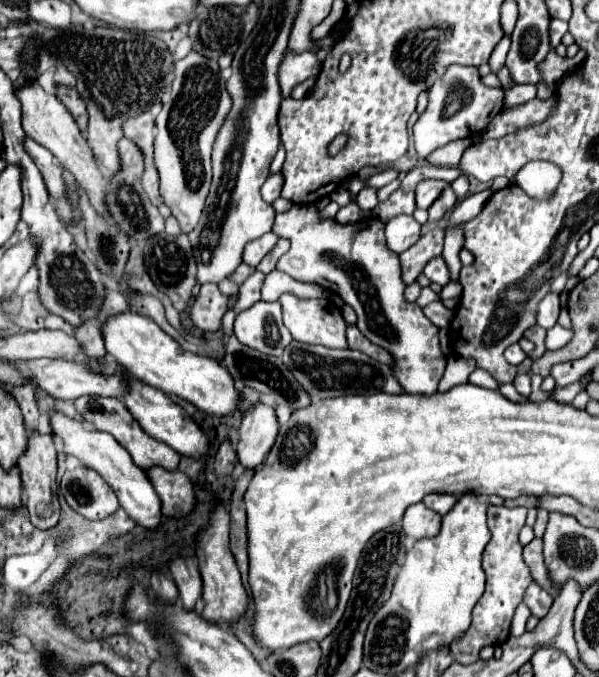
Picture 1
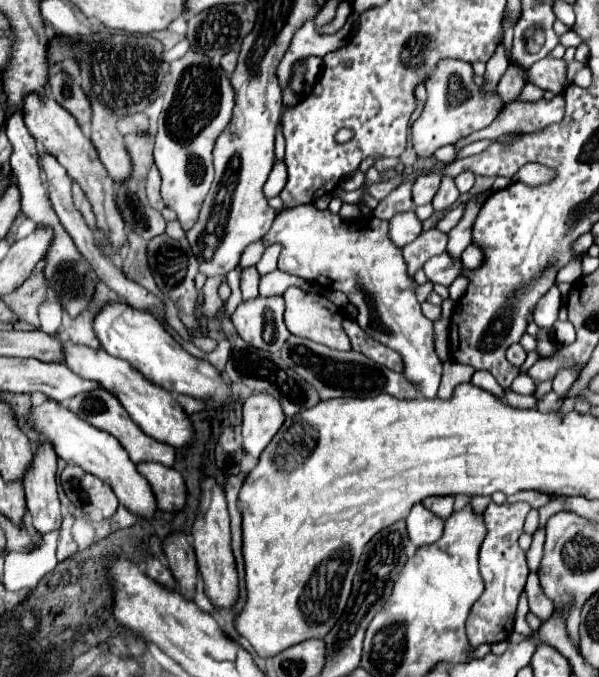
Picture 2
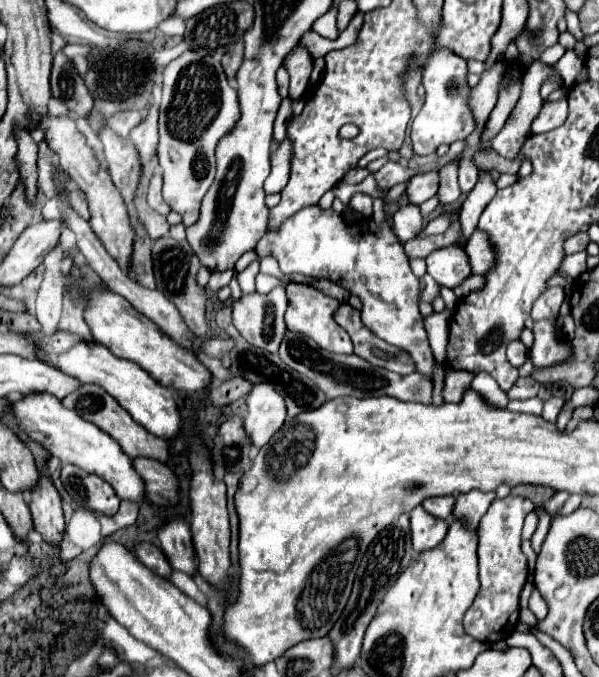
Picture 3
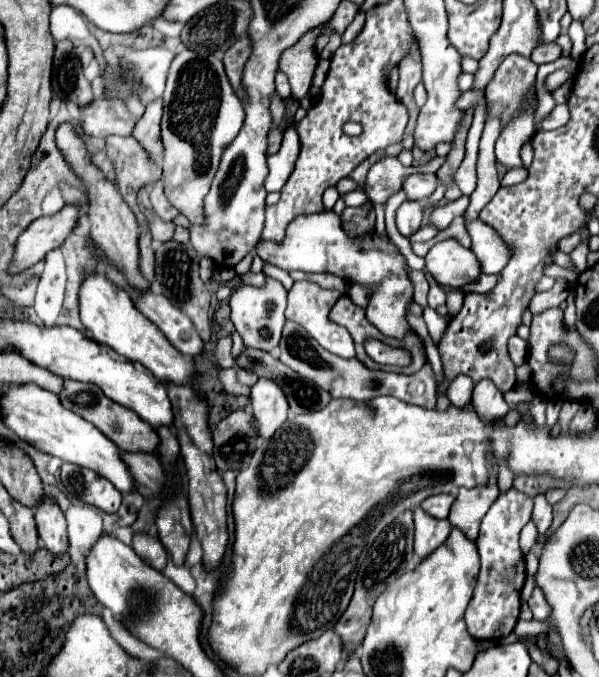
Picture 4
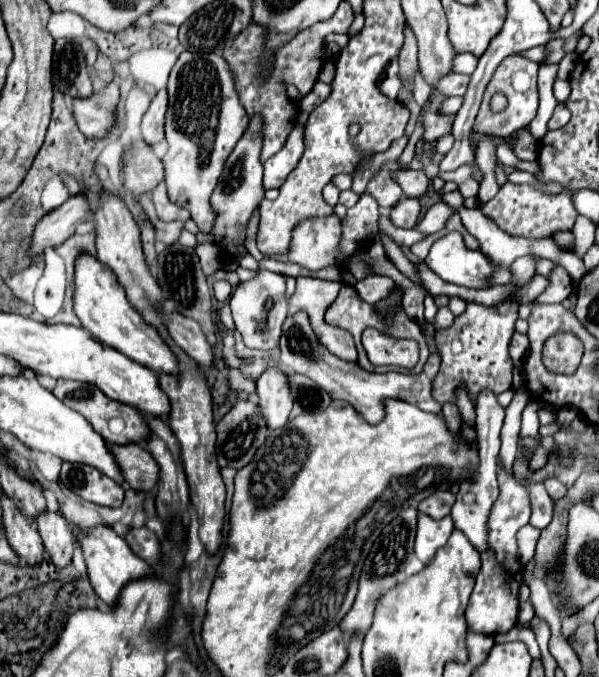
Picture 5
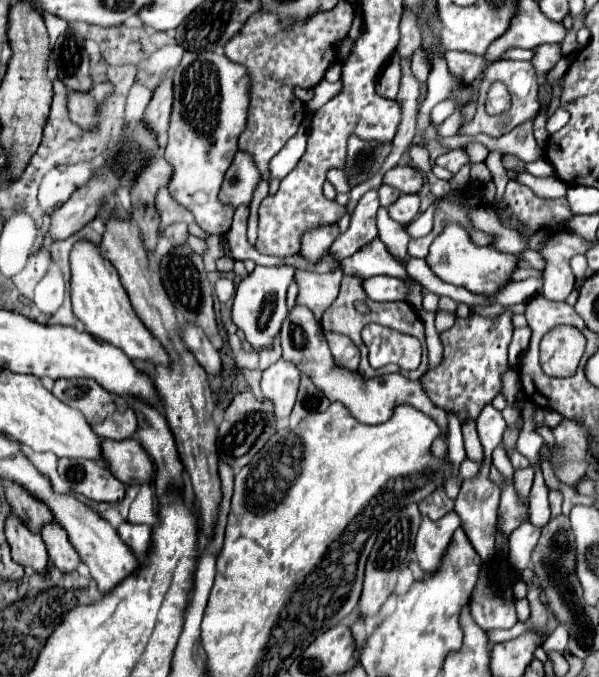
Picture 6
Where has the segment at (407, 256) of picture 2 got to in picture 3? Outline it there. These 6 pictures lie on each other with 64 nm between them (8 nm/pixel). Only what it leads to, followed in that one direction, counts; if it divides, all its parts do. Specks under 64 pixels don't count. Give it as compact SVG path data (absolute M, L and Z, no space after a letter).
M458 222L450 226L446 234L436 236L418 236L408 242L408 258L426 258L436 248L444 248L448 244L454 244L458 240Z

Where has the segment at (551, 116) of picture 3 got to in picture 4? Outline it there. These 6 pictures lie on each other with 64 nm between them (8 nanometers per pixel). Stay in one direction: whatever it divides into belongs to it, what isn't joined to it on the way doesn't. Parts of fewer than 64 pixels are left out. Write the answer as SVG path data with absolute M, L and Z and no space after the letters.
M556 104L554 110L538 124L538 130L554 130L554 128L560 128L568 122L570 118L570 112L568 112L568 106L566 104Z

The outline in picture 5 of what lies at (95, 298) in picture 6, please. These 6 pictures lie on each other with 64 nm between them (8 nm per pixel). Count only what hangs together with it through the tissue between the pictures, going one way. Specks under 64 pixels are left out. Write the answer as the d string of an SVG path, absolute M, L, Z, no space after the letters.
M80 256L76 260L74 284L76 284L74 312L80 318L82 326L96 340L116 348L118 352L124 352L124 356L154 370L156 374L170 374L170 376L180 374L176 354L164 342L160 332L156 332L156 328L152 328L152 324L146 324L146 320L140 316L140 312L128 302L126 292L120 286L120 282L116 280L116 274L112 270L108 270L102 262L98 262L92 256Z

